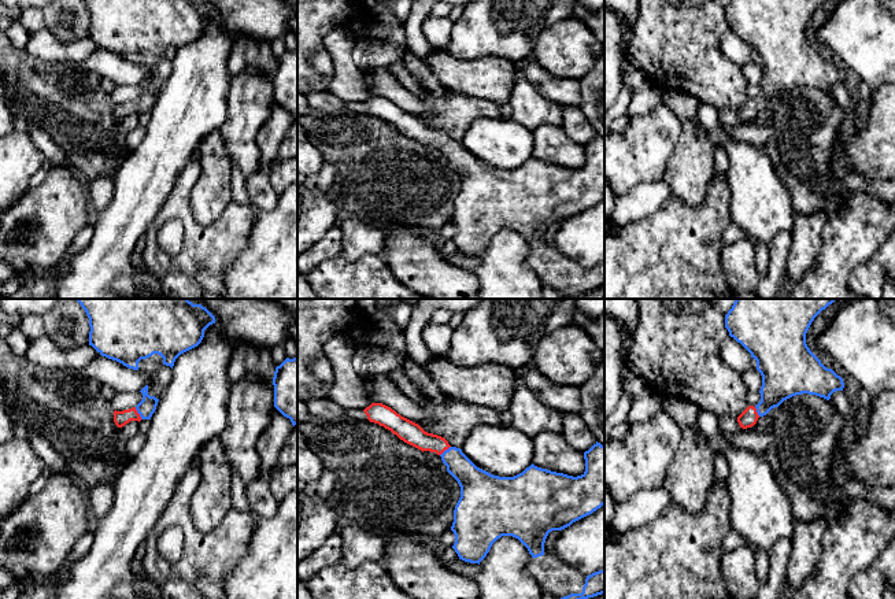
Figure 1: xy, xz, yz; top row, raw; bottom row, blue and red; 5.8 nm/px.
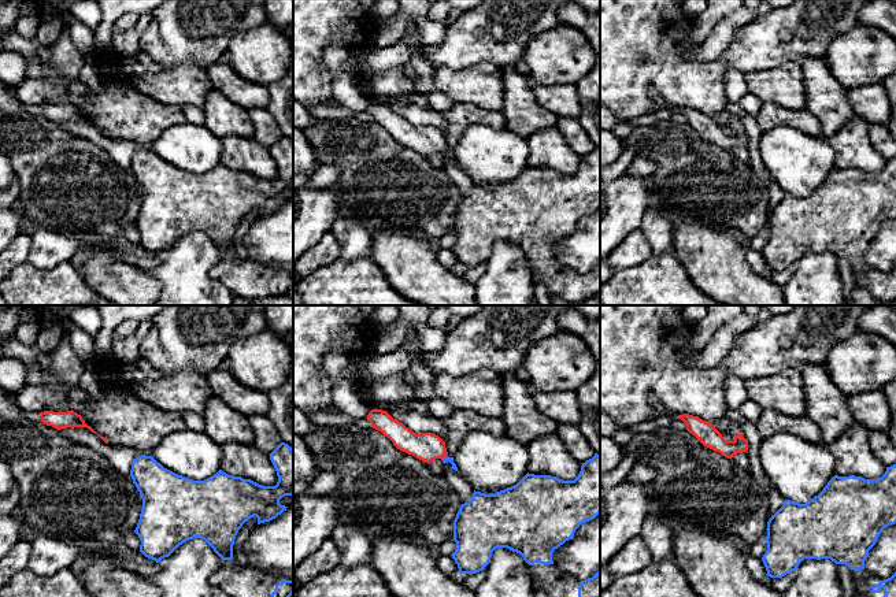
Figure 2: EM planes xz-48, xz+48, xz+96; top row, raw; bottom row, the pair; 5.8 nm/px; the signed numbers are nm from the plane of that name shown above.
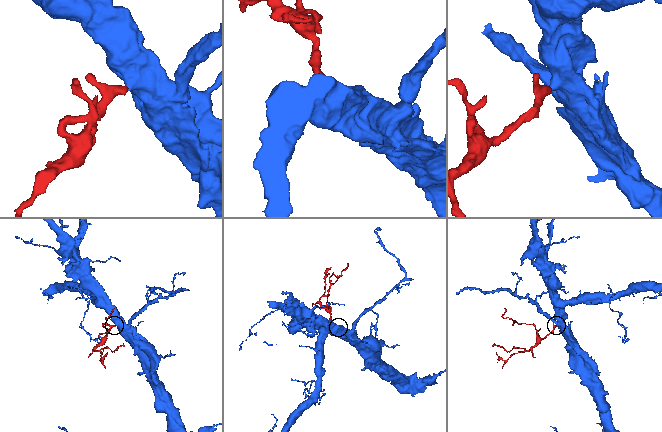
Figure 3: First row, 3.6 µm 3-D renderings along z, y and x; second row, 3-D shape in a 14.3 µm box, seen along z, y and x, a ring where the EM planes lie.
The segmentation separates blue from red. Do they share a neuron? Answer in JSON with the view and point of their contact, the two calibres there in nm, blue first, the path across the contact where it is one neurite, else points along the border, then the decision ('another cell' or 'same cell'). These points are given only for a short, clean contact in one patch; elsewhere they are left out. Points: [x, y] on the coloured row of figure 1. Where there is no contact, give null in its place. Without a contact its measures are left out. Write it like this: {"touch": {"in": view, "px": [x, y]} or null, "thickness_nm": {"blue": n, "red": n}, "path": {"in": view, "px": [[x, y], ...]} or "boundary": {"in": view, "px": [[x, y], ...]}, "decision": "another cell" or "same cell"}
{"touch": {"in": "xy", "px": [137, 411]}, "thickness_nm": {"blue": 100, "red": 90}, "path": {"in": "xy", "px": [[147, 406], [137, 411], [121, 418]]}, "decision": "same cell"}

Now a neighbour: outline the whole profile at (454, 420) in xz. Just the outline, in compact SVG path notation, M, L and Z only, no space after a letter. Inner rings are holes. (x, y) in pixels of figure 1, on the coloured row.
M424 396L418 406L430 419L418 424L425 432L444 437L451 447L461 448L470 432L478 425L502 425L498 411L445 396L443 403Z

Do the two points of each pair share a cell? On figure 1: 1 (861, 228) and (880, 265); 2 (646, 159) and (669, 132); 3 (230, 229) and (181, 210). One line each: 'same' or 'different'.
1: different
2: same
3: same

